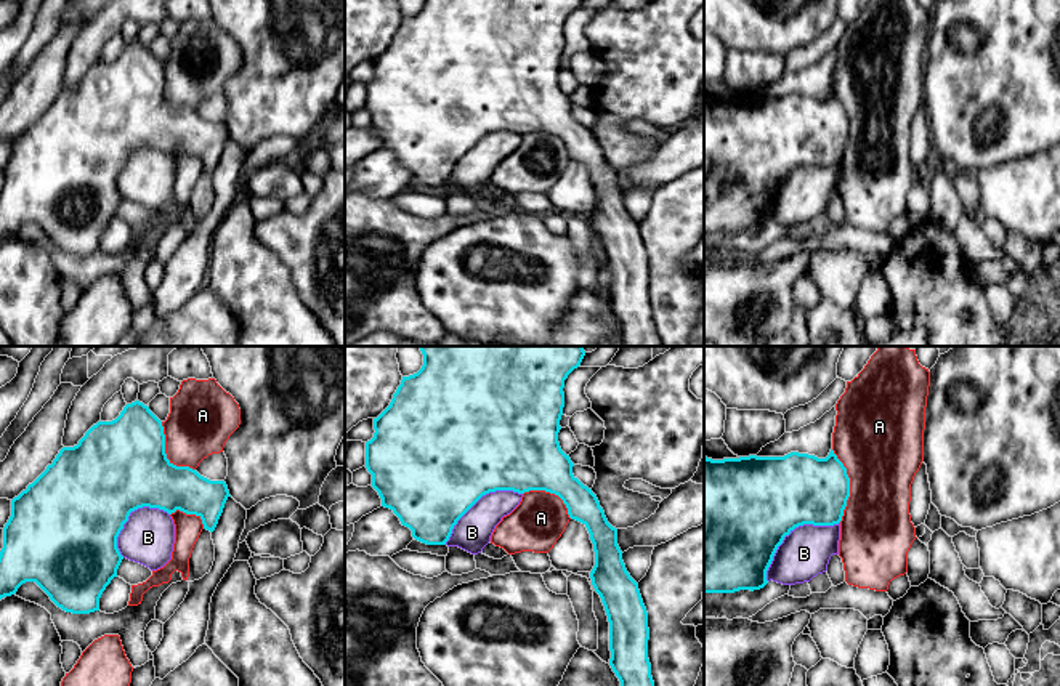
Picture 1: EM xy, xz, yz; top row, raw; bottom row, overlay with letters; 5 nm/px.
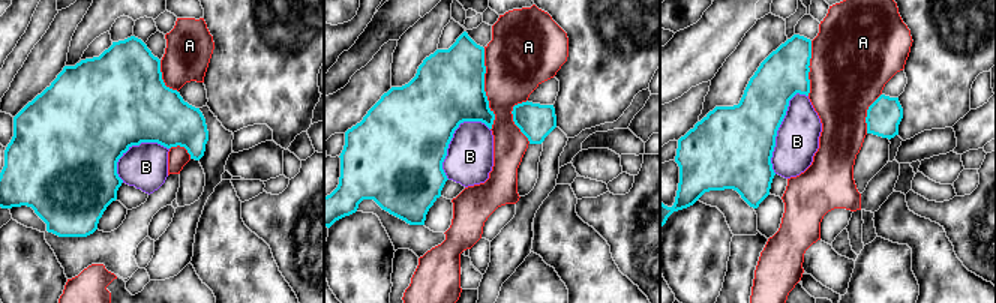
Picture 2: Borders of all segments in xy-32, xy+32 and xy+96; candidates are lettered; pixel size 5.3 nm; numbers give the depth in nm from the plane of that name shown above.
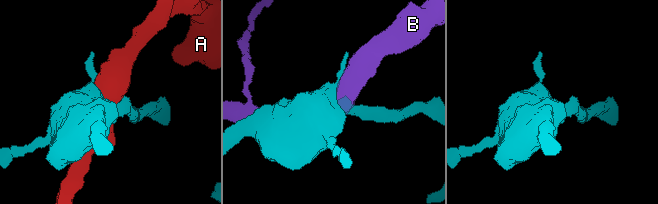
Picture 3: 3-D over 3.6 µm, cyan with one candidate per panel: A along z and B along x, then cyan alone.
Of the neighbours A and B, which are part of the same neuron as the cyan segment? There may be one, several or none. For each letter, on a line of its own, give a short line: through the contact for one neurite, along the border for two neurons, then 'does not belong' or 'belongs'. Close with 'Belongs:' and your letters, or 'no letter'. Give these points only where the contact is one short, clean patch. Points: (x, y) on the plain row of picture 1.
A: does not belong
B: does not belong
Belongs: no letter

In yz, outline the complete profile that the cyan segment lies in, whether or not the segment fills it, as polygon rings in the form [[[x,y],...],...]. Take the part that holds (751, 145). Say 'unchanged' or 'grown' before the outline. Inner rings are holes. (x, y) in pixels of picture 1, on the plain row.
unchanged; [[[832,90],[826,99],[799,93],[723,101],[704,98],[704,236],[763,229],[784,178],[803,165],[839,165],[848,138],[850,119]]]

